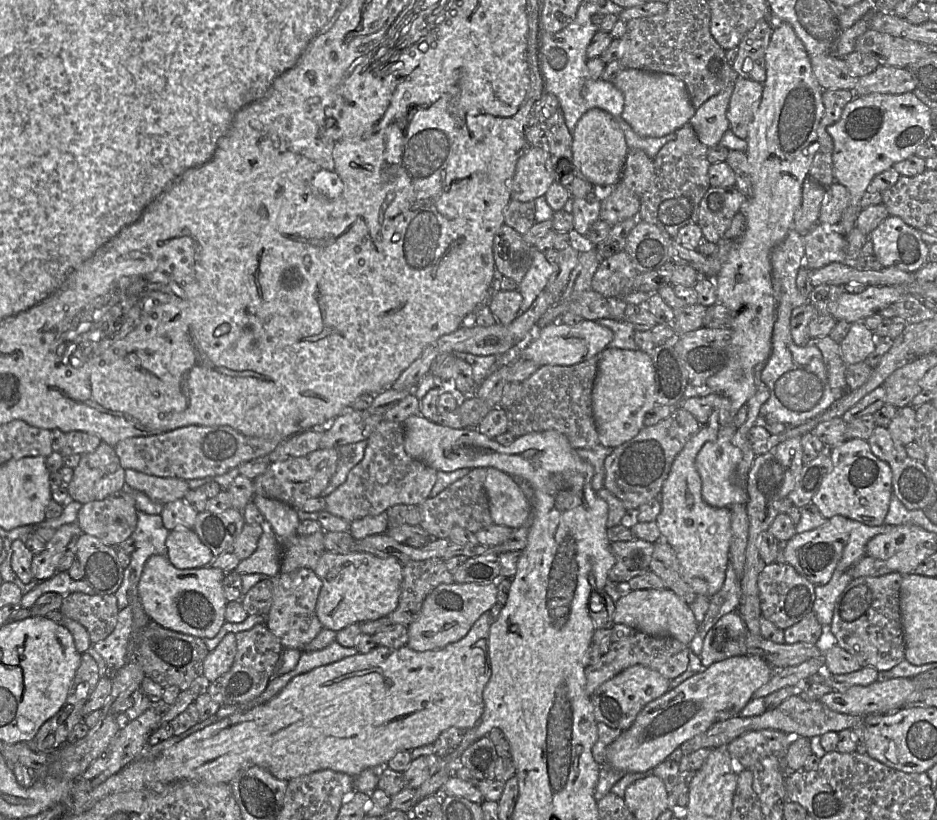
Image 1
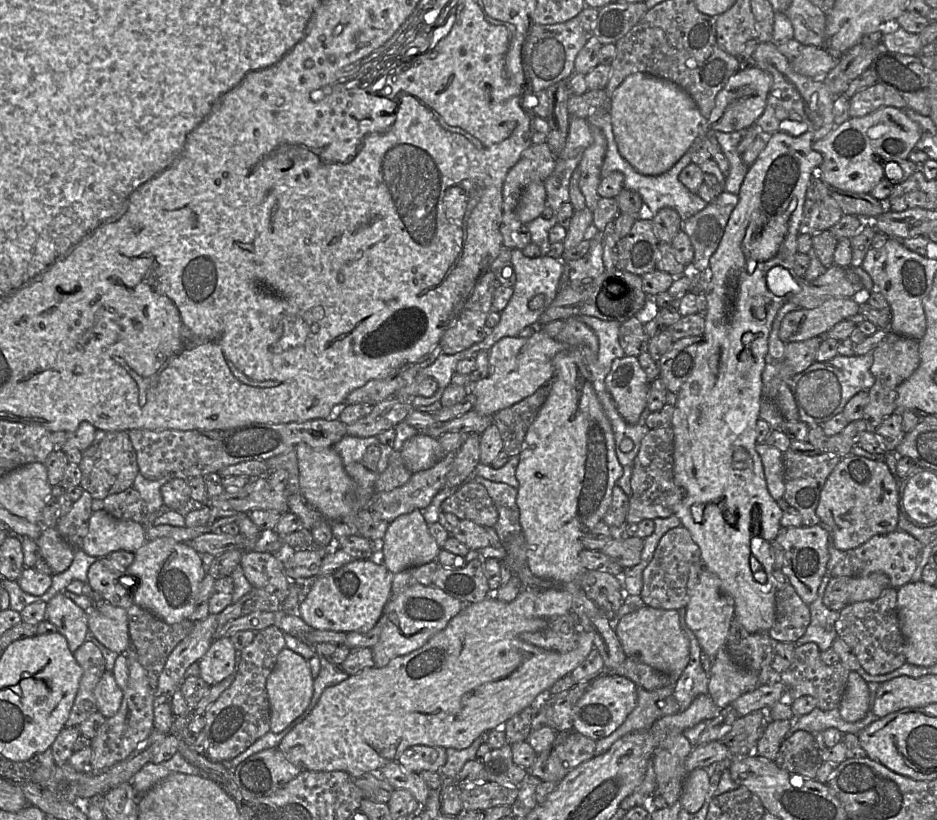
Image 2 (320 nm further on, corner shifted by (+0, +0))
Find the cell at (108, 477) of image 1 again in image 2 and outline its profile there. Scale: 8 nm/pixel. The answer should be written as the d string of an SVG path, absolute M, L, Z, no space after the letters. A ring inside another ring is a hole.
M97 430L92 444L82 452L82 461L78 464L81 470L80 486L88 491L93 499L104 500L107 496L120 493L132 487L138 475L136 452L128 431Z

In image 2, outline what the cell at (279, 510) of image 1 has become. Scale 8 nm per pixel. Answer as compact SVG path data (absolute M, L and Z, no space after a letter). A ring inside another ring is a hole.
M364 558L353 560L330 574L307 578L312 579L311 586L297 614L313 629L366 633L378 622L391 597L392 576L379 558Z

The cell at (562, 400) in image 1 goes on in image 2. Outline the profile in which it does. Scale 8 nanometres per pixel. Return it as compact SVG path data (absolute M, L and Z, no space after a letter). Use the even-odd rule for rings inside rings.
M547 382L529 397L493 415L493 423L500 432L503 449L509 457L520 454L526 433L549 391L550 382Z

